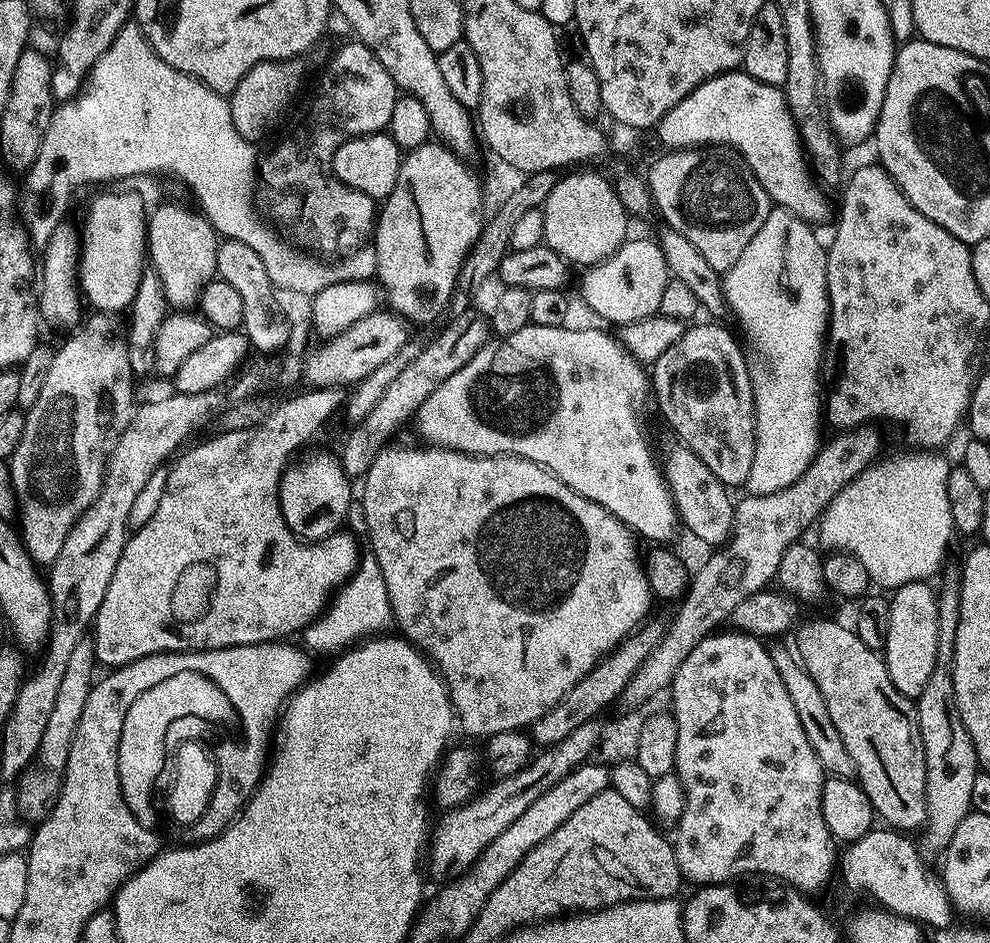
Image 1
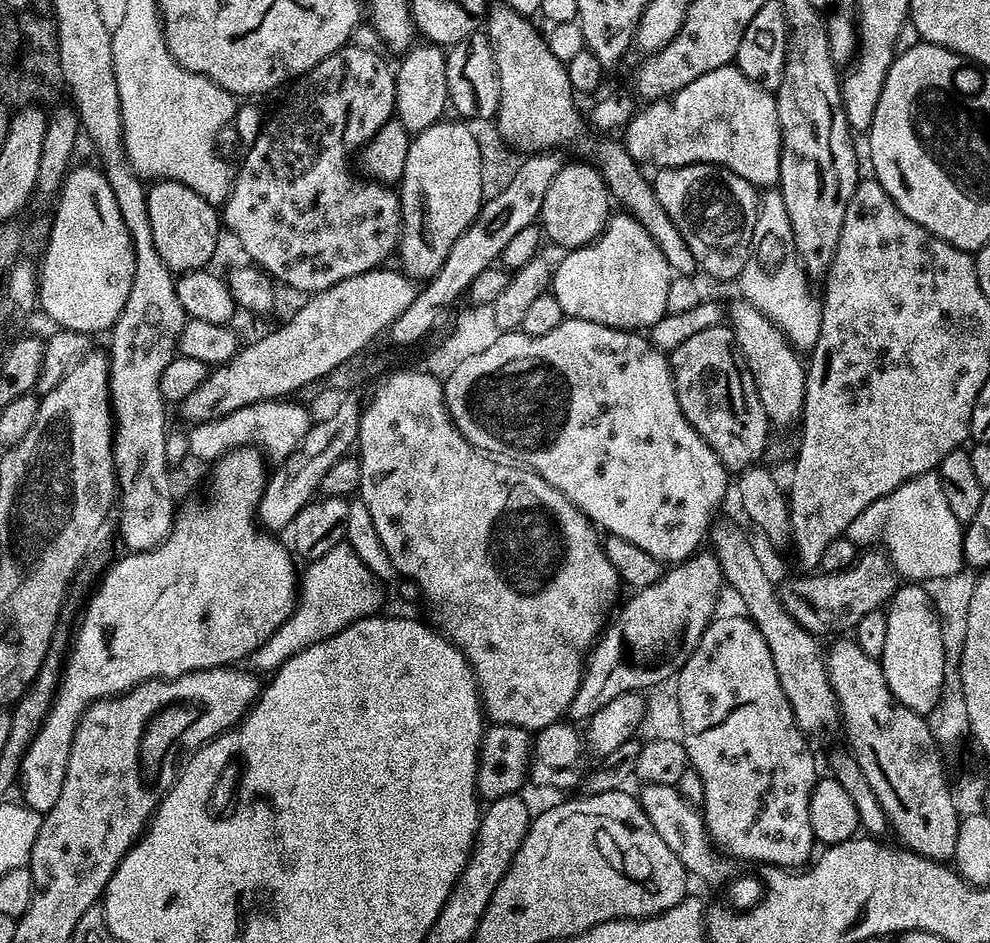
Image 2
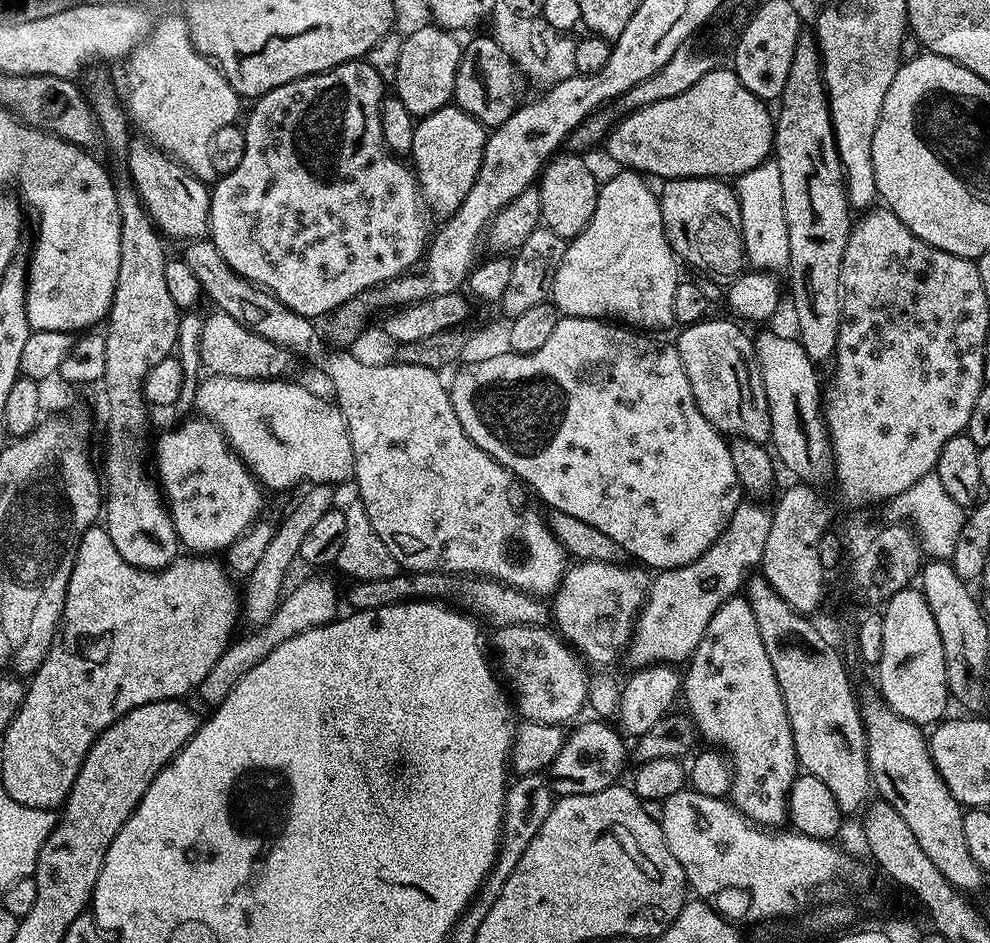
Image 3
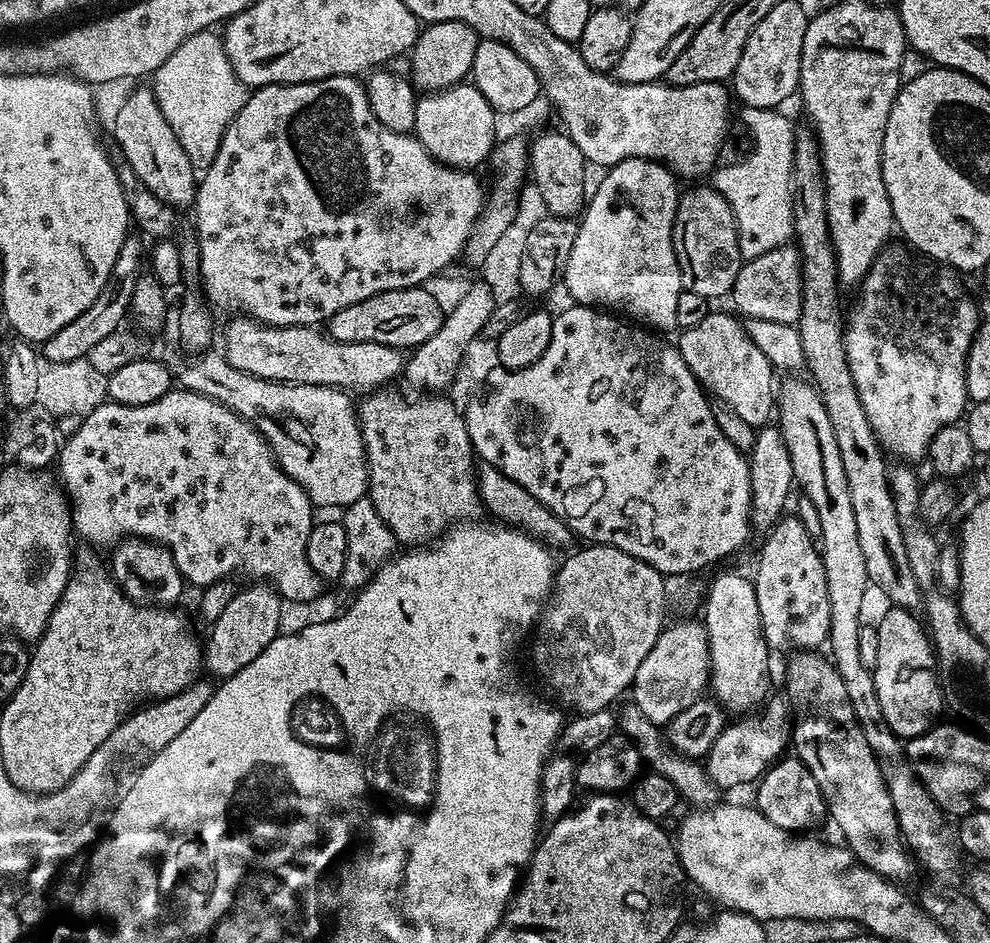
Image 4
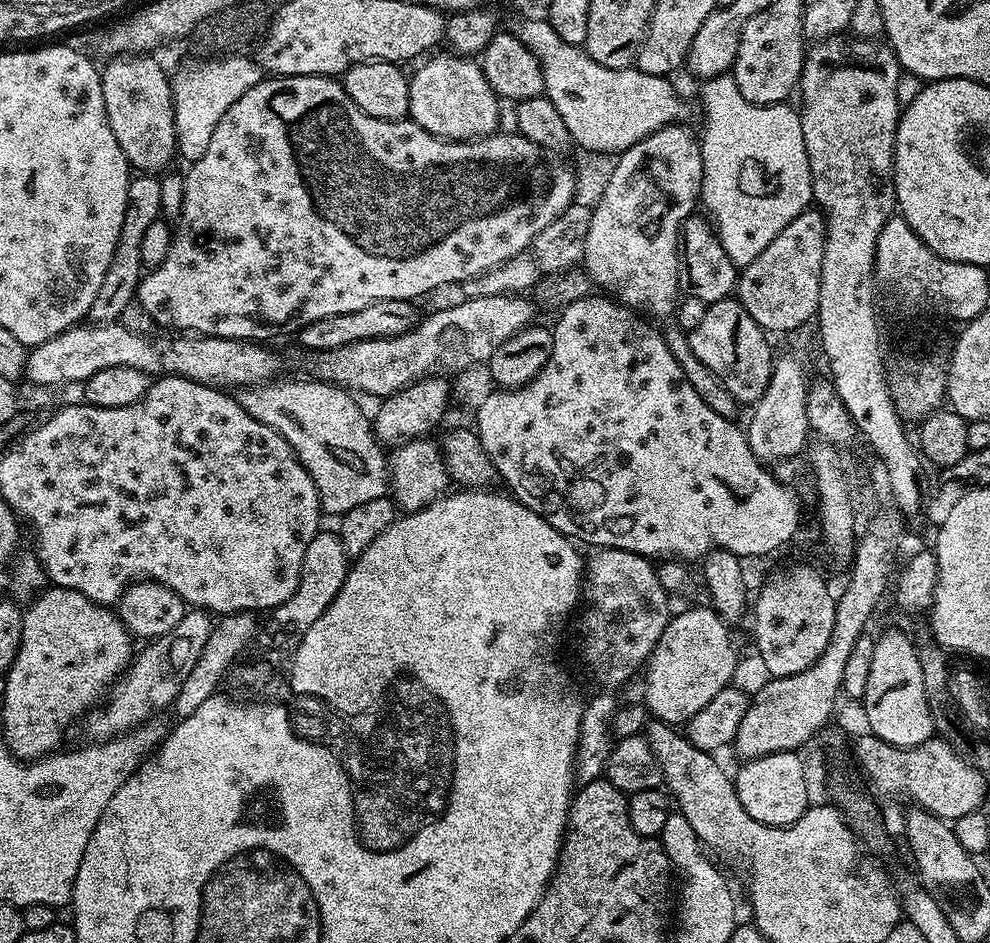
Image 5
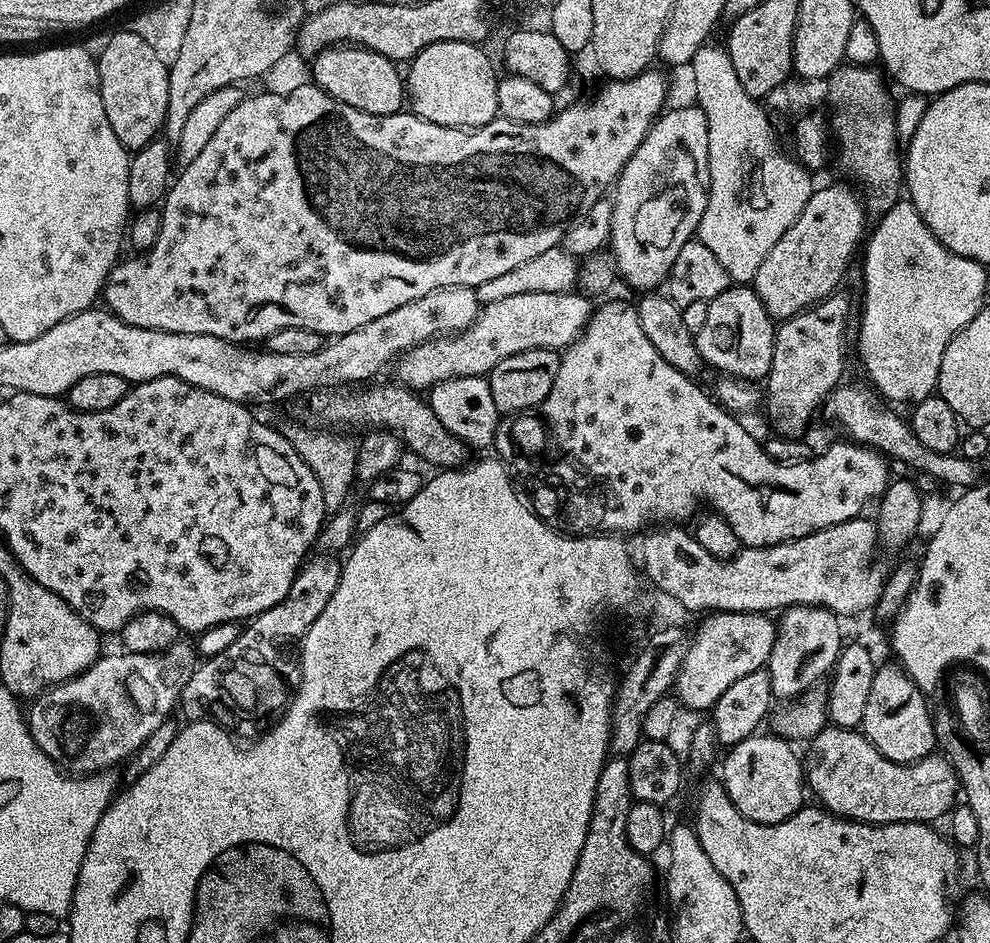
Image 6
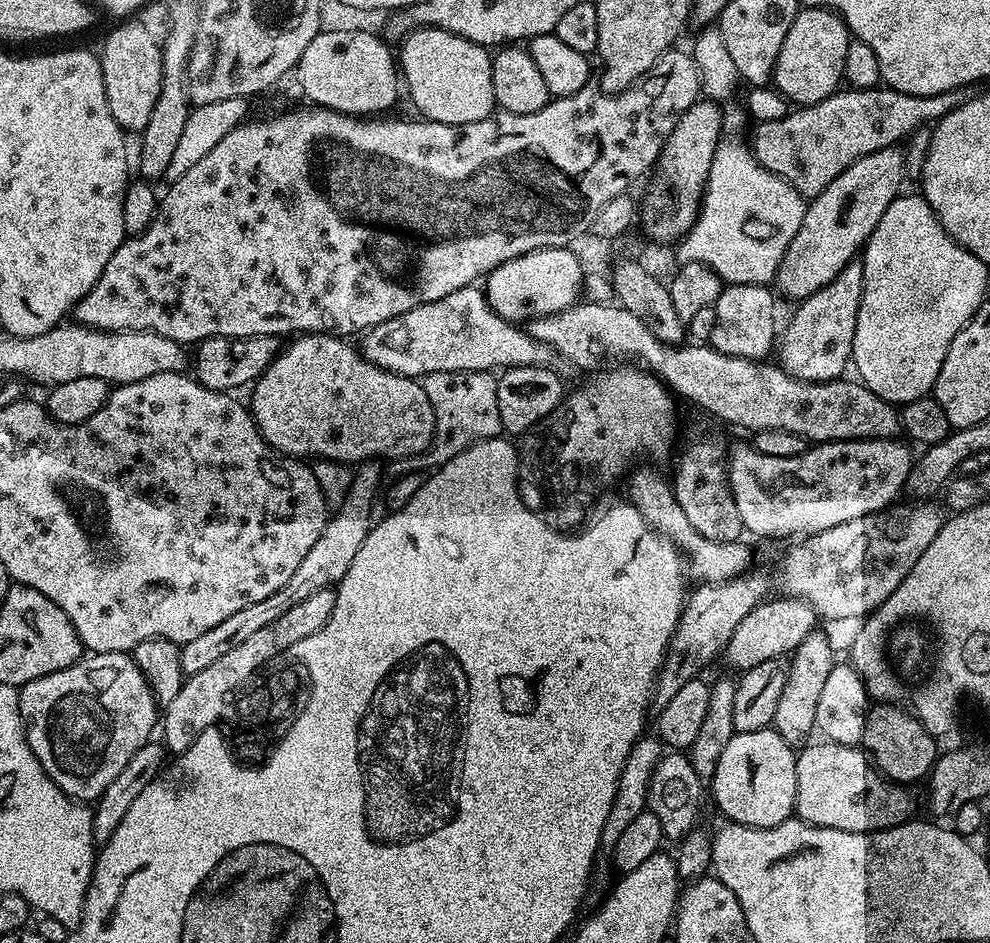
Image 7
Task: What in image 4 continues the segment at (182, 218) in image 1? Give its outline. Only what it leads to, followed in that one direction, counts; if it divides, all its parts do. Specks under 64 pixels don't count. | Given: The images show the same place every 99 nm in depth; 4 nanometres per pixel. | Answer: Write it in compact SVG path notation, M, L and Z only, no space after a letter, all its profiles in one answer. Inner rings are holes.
M151 87L136 88L120 104L112 120L112 136L116 139L119 155L130 164L137 178L145 184L146 190L154 194L163 204L173 210L180 210L193 203L198 183L197 169L192 167L182 142L170 130L170 122L162 114Z

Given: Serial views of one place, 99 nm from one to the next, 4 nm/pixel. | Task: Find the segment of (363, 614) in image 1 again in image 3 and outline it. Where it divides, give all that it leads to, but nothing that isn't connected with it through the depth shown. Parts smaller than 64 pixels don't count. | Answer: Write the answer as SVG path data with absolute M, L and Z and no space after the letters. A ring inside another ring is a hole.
M310 578L294 589L291 587L281 599L280 605L276 608L275 614L271 616L270 622L259 625L251 631L252 634L240 640L239 638L235 639L228 646L210 673L206 674L206 678L196 689L196 694L209 706L221 704L228 690L241 680L242 675L248 673L282 642L304 633L306 629L331 623L337 615L335 592L333 584L324 578Z

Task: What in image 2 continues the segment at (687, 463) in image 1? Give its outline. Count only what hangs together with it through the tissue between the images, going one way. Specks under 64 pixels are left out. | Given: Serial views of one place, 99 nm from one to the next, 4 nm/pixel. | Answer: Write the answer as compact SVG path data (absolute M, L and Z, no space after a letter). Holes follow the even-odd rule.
M717 519L710 529L710 544L711 540L727 587L736 591L737 598L744 603L743 611L756 623L762 638L766 638L766 646L770 646L770 658L774 658L774 670L778 670L782 694L786 694L798 726L806 734L828 732L835 724L837 727L841 723L840 707L830 686L828 661L825 649L820 649L821 641L803 629L783 608L777 585L772 585L755 546L734 521Z

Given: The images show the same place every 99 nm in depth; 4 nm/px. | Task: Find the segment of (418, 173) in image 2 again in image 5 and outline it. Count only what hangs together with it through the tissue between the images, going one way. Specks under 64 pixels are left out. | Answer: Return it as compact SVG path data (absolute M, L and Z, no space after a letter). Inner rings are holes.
M429 55L423 61L425 64L416 73L411 73L408 81L408 89L410 90L408 116L418 126L422 126L422 130L440 137L441 140L479 140L482 136L493 135L498 128L496 123L500 120L502 104L490 86L490 82L486 82L486 74L481 70L479 63L471 56L436 55Z

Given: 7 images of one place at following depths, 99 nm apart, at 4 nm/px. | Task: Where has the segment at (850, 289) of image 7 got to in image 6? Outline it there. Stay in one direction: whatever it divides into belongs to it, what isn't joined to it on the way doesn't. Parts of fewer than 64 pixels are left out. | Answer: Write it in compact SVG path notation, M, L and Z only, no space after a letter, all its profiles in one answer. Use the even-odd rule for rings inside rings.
M833 294L820 300L776 328L774 354L766 377L766 404L768 400L768 420L777 437L803 437L808 423L818 416L818 409L841 383L848 300L840 295Z

